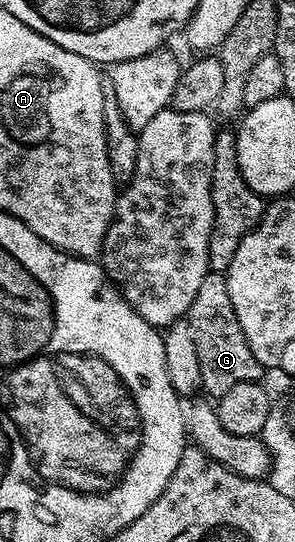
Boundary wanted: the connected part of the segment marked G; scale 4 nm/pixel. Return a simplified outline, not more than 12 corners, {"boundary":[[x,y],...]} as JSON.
{"boundary":[[209,272],[187,320],[210,398],[262,380],[224,273]]}

